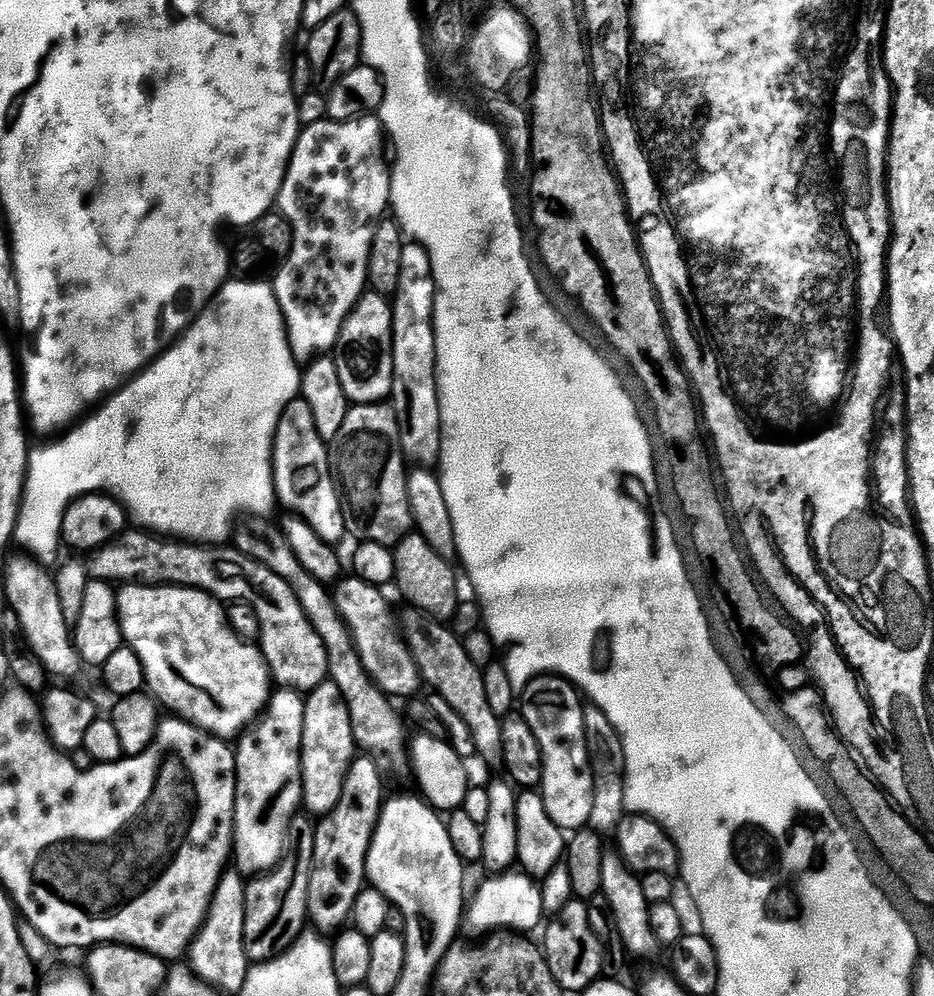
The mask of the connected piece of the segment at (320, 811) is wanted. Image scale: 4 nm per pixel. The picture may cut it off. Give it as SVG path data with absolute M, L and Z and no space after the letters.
M326 679L313 688L304 700L303 736L300 758L310 758L308 778L300 778L300 782L308 782L308 788L300 788L300 794L308 794L304 804L307 811L315 816L327 815L335 808L346 777L349 765L352 762L356 743L351 716L347 707L341 706L341 687L334 680Z

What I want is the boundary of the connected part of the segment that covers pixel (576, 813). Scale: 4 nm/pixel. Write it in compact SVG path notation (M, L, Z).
M551 674L535 676L518 694L518 700L520 700L518 715L520 719L528 723L533 735L536 736L536 745L542 757L538 791L544 800L546 814L550 814L550 818L562 830L575 830L587 825L592 809L592 774L586 767L588 750L584 742L584 708L579 699L581 700L581 697L573 685Z

